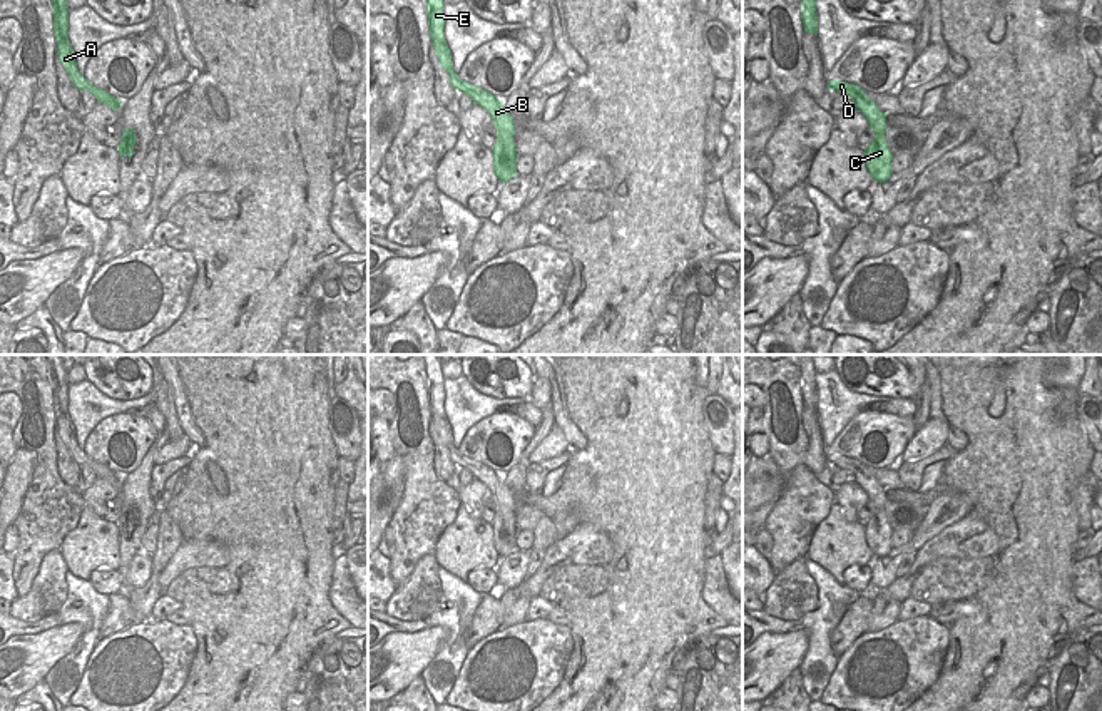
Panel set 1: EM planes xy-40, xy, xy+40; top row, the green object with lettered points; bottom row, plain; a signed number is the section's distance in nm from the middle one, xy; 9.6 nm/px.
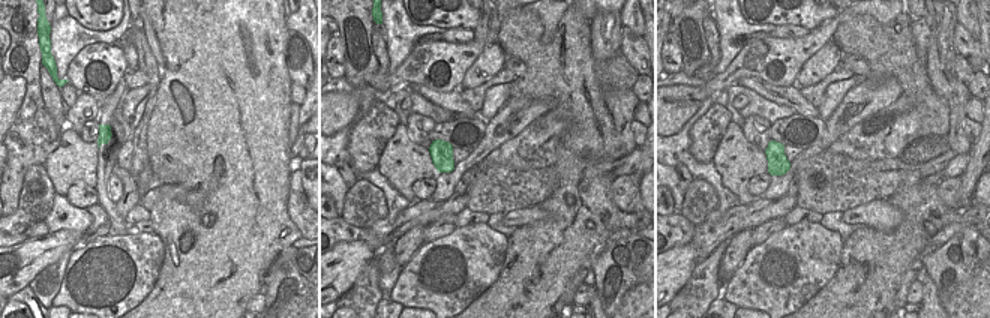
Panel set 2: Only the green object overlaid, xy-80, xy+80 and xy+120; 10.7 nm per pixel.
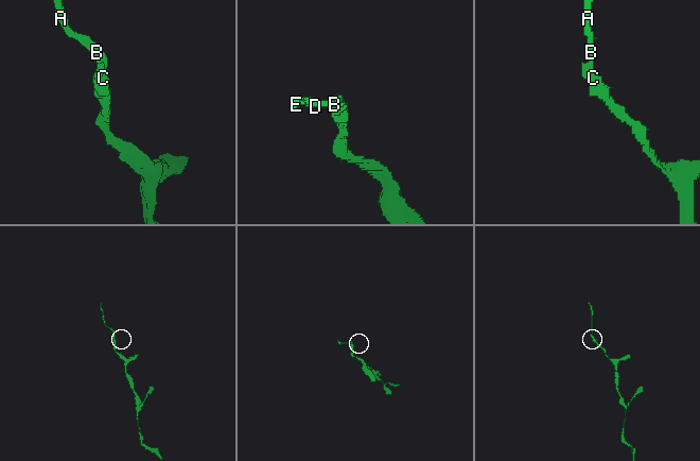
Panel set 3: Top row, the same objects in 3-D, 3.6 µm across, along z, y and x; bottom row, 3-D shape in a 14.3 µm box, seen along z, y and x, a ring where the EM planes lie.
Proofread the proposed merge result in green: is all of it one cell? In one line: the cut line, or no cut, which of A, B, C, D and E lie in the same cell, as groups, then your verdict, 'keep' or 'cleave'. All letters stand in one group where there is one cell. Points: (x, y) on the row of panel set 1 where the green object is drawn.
cut none; groups A B C D E; keep

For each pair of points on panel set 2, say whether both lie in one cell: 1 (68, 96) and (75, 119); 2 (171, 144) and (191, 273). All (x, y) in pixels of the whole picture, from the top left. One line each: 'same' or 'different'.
1: different
2: same

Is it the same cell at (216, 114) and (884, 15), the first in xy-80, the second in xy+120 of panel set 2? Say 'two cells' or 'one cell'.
two cells

